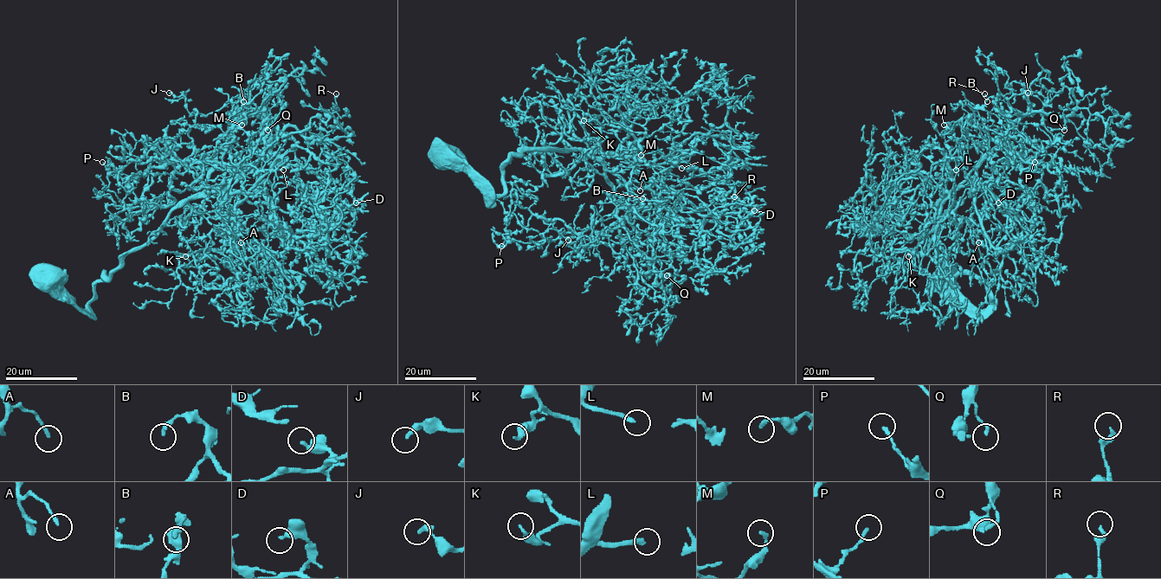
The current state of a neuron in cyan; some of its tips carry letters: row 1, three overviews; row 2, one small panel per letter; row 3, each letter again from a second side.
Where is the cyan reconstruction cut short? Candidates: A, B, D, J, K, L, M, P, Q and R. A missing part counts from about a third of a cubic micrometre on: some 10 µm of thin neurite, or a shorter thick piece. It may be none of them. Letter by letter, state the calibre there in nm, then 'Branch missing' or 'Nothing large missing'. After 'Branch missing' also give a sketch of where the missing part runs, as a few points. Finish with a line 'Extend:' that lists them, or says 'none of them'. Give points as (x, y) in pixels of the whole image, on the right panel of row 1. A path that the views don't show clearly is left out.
A: Thickness 180 nm. Nothing large missing
B: Thickness 200 nm. Nothing large missing
D: Thickness 320 nm. Nothing large missing
J: Thickness 280 nm. Nothing large missing
K: Thickness 260 nm. Nothing large missing
L: Thickness 240 nm. Nothing large missing
M: Thickness 200 nm. Nothing large missing
P: Thickness 180 nm. Nothing large missing
Q: Thickness 170 nm. Nothing large missing
R: Thickness 220 nm. Nothing large missing
Extend: none of them

